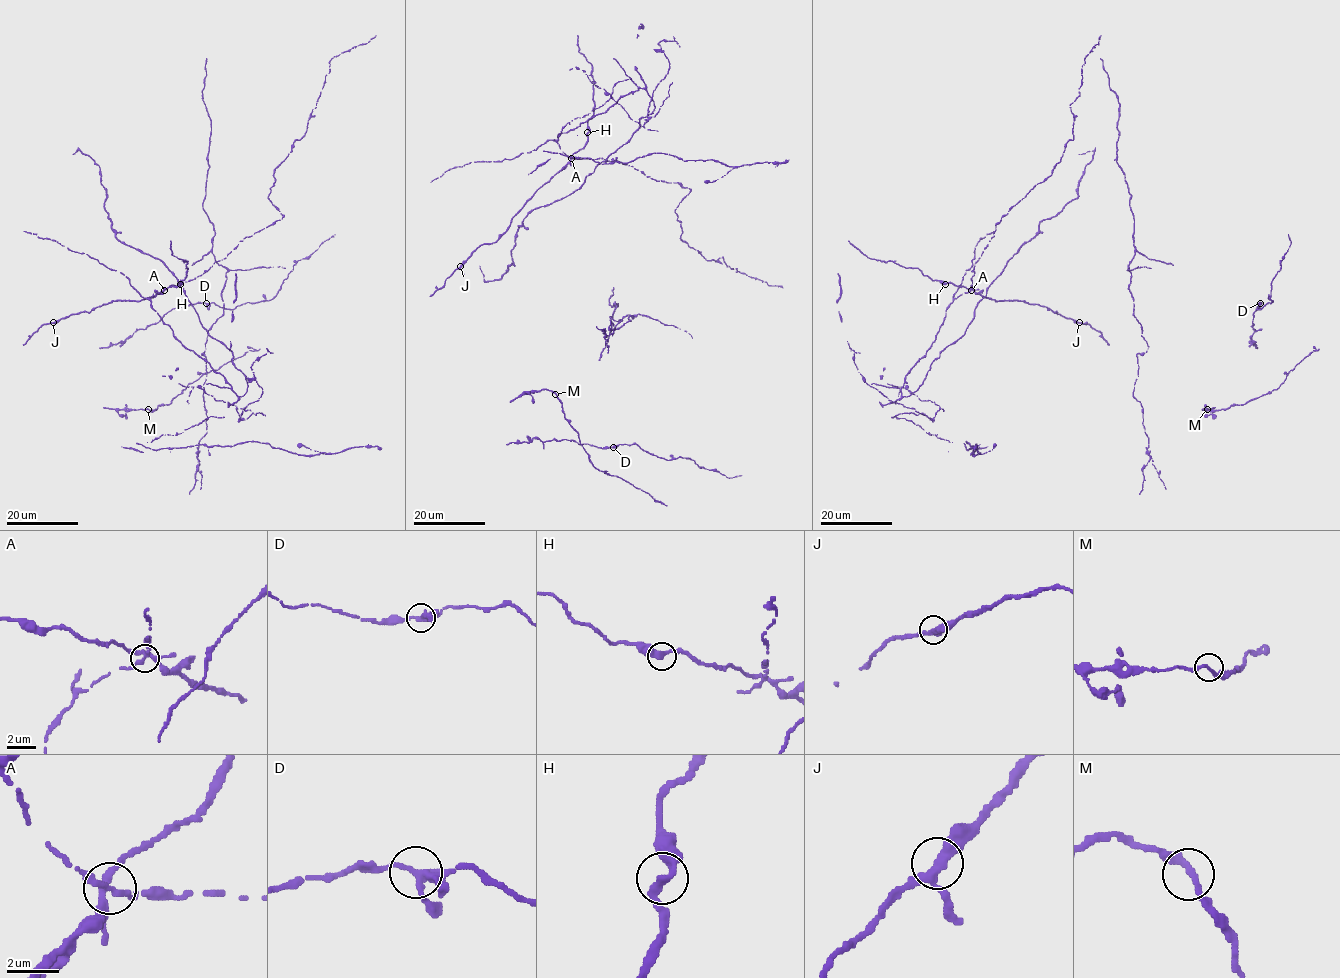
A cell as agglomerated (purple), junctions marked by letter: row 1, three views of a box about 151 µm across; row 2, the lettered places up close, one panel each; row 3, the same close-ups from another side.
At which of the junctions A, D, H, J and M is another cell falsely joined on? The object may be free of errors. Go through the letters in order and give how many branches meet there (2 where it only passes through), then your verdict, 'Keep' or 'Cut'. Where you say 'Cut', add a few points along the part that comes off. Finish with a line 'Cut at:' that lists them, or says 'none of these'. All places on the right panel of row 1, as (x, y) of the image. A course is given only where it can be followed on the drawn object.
A: Branches: 4. Cut
D: Branches: 4. Keep
H: Branches: 2. Keep
J: Branches: 3. Keep
M: Branches: 2. Keep
Cut at: A

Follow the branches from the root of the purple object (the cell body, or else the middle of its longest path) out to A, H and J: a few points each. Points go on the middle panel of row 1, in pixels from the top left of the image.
A: (686, 195), (689, 188), (677, 183), (656, 181), (619, 161), (571, 157)
H: (686, 195), (689, 188), (677, 183), (656, 181), (619, 161), (601, 157), (572, 158), (585, 145), (587, 132)
J: (686, 195), (689, 188), (656, 181), (619, 161), (571, 158), (526, 202), (496, 241), (481, 244), (460, 266)

